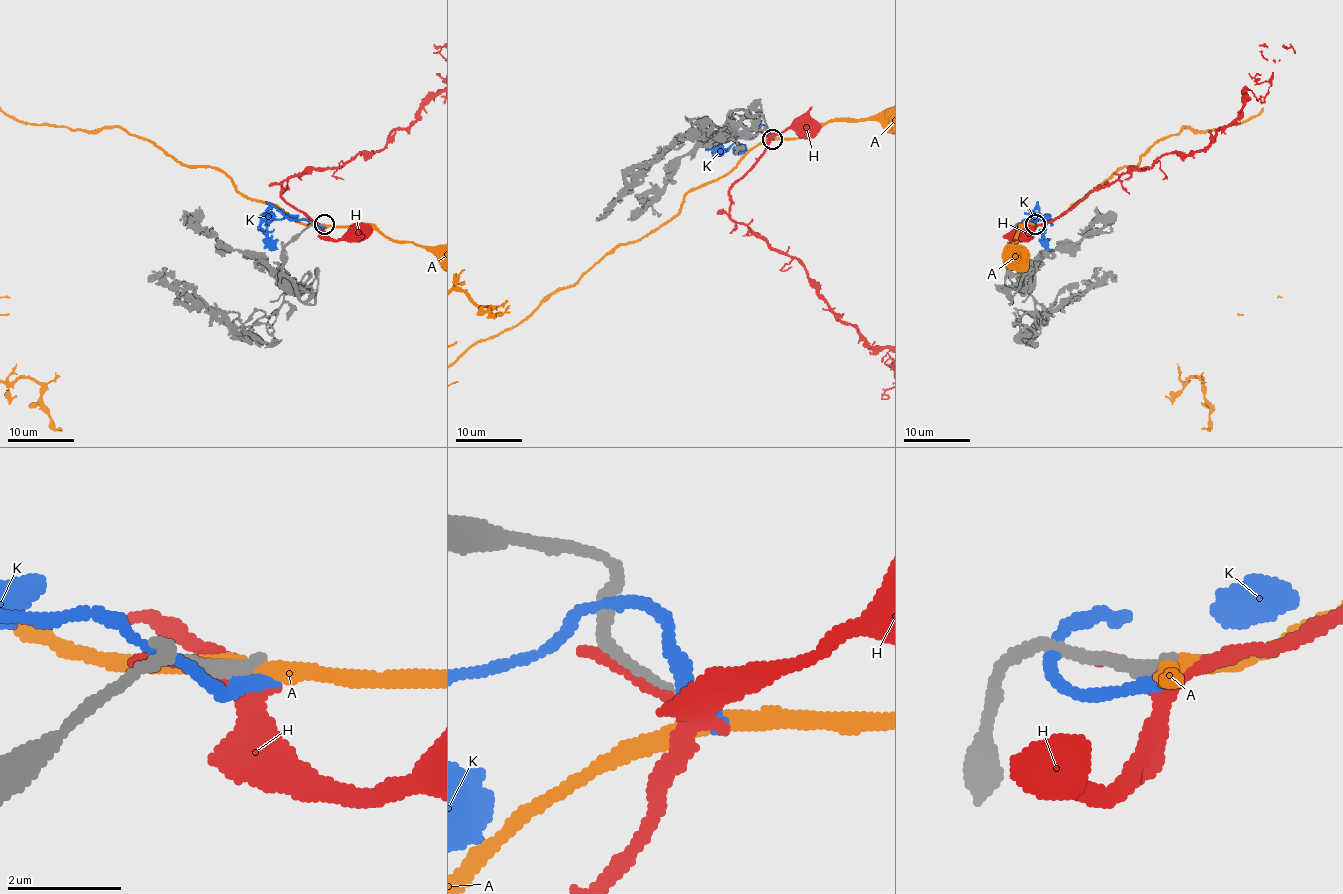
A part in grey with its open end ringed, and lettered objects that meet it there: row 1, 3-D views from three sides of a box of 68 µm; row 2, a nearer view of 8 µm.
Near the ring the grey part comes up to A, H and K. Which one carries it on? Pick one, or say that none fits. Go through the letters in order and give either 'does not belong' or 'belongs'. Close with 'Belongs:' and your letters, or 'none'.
A: does not belong
H: does not belong
K: does not belong
Belongs: none

